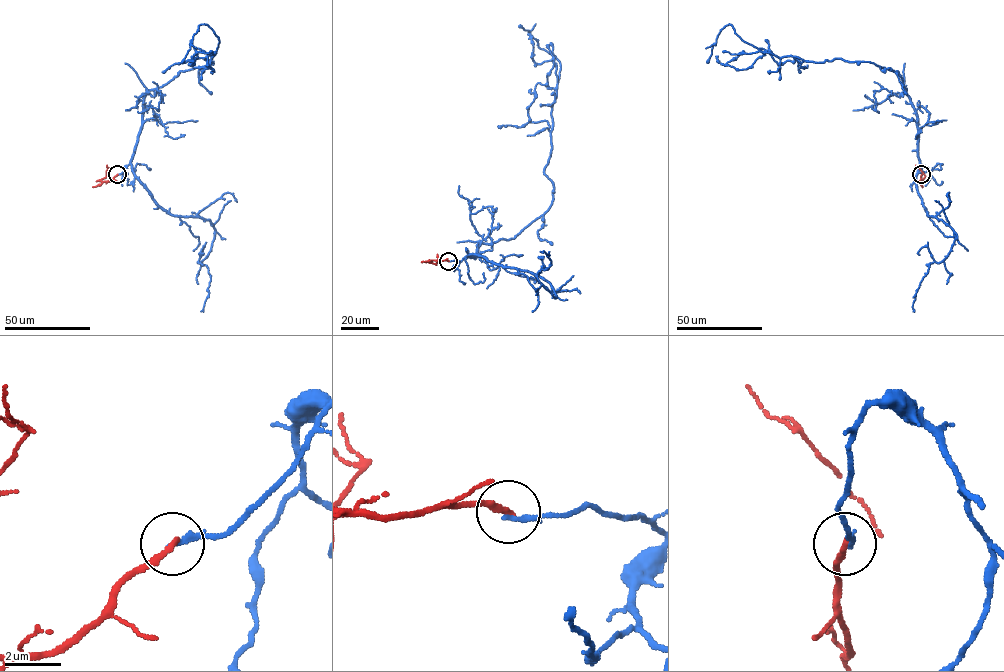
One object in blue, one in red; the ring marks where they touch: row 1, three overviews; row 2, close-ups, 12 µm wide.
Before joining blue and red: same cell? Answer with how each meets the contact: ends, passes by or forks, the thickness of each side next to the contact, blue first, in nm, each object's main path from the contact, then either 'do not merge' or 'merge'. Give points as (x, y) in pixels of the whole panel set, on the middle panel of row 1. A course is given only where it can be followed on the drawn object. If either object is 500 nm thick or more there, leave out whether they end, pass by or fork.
blue ends | red ends | 200/240 nm | blue via (448, 261), (475, 256), (482, 243), (513, 238), (553, 197), (544, 167), (560, 63), (518, 26) | red via (448, 261), (430, 262), (436, 264), (437, 254) | do not merge

